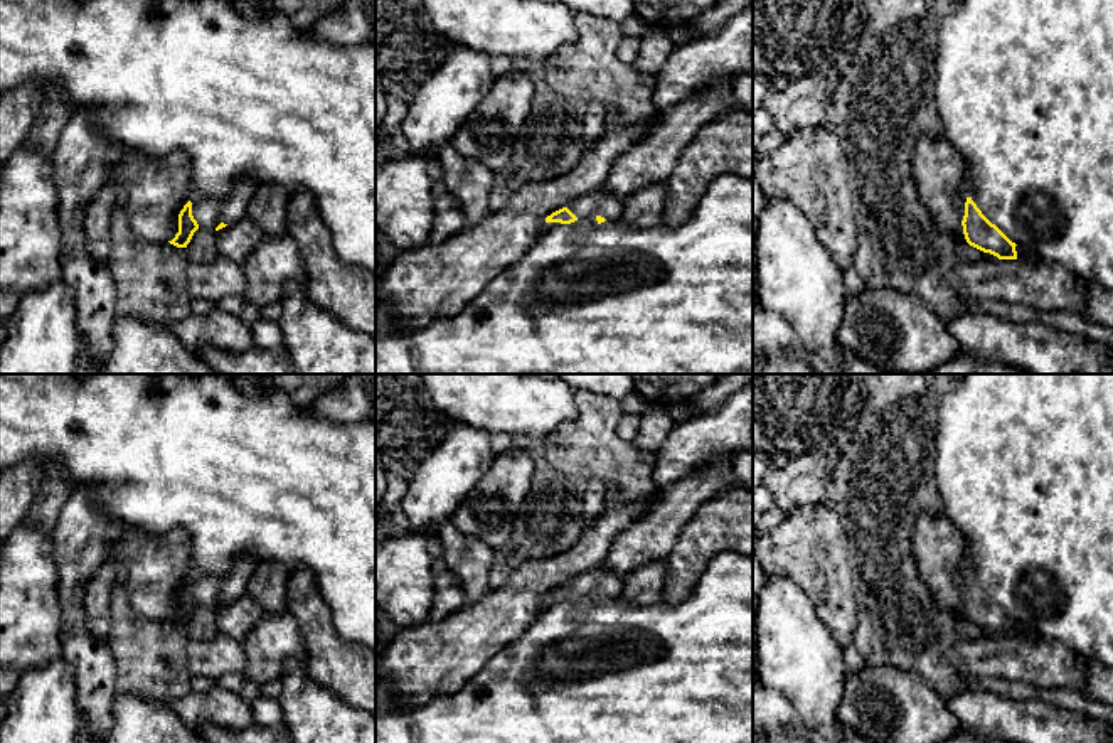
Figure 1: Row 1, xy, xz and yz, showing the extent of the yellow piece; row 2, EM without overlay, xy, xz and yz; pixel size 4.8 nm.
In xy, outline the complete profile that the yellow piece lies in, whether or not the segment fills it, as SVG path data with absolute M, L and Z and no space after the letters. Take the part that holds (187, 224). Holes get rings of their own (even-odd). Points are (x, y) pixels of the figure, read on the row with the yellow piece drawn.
M246 177L237 179L232 192L224 199L202 197L192 190L190 200L178 214L178 233L168 243L177 248L187 248L199 227L219 231L242 219L254 190L256 184Z

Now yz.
M956 192L955 200L963 216L963 234L970 246L990 253L999 259L1017 259L1017 244L982 214L972 197Z

